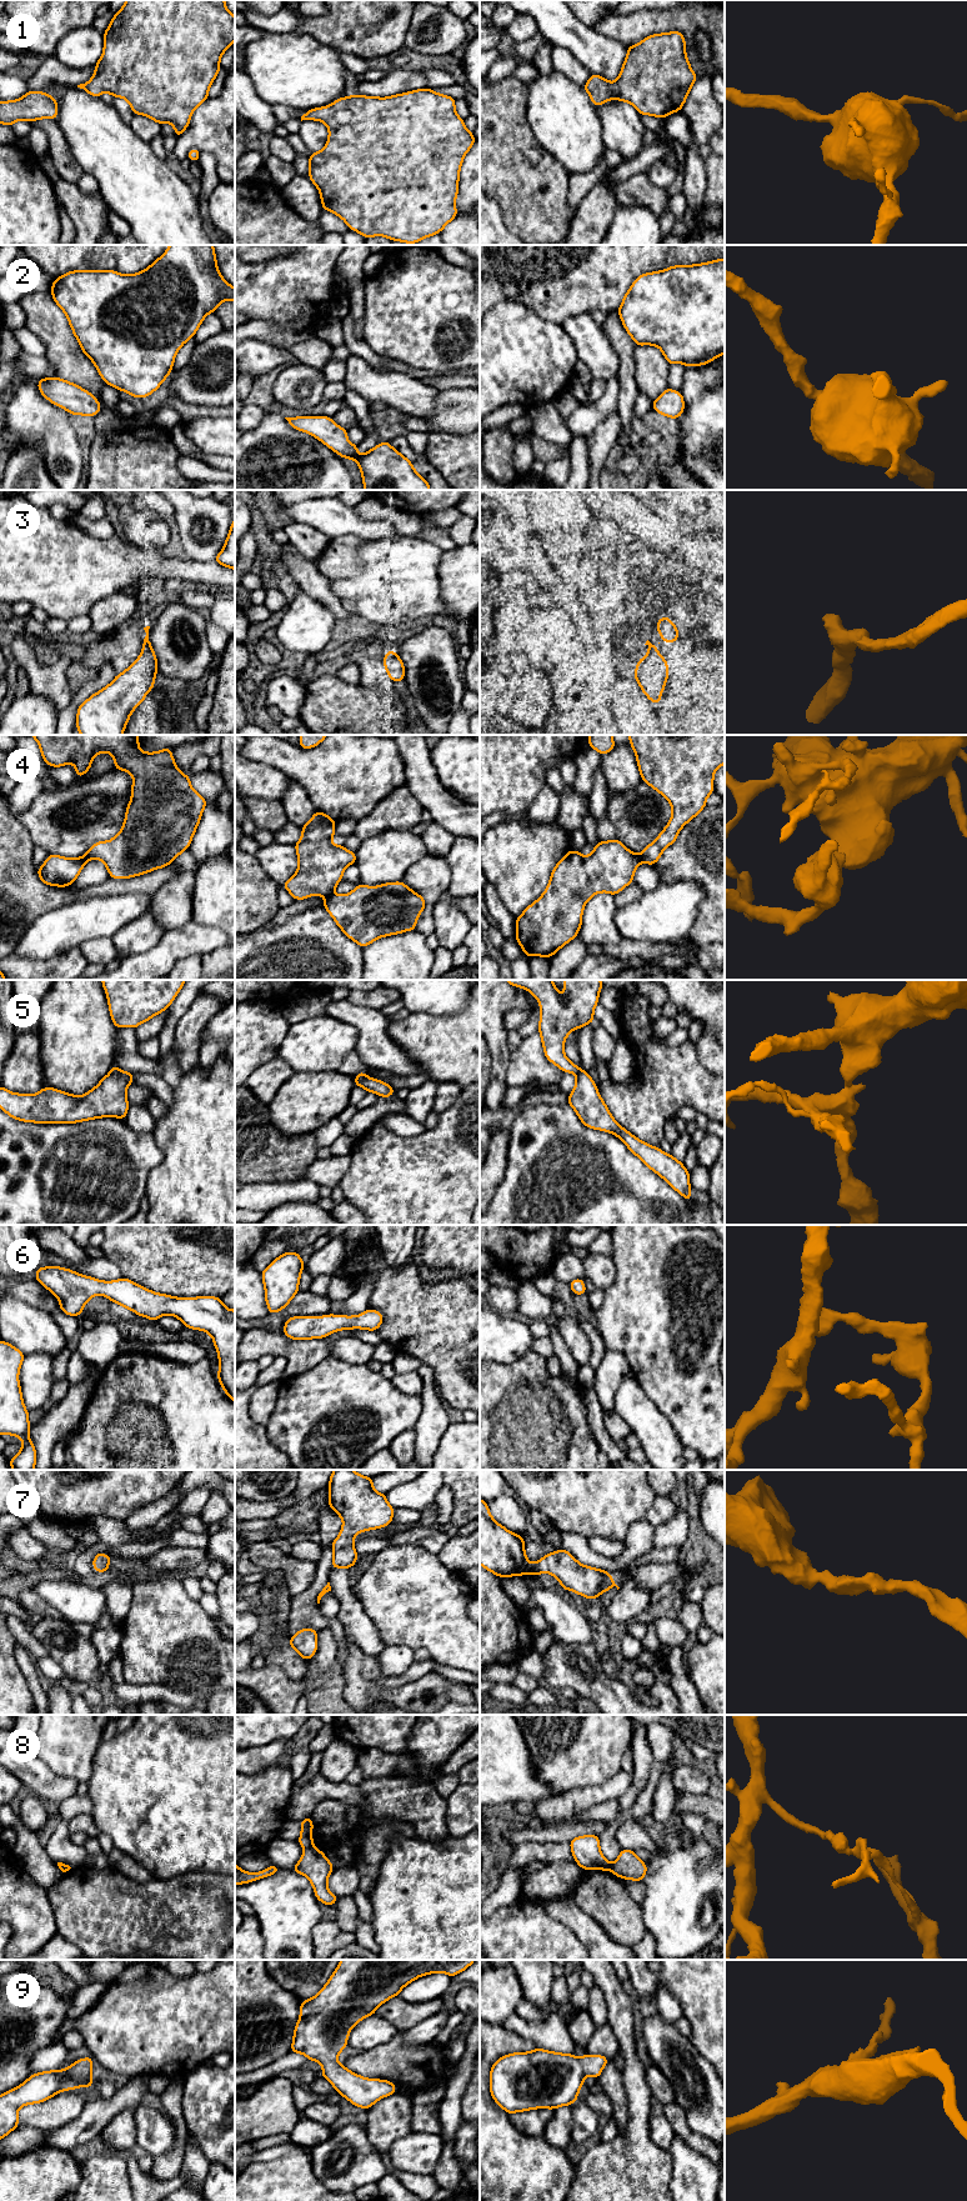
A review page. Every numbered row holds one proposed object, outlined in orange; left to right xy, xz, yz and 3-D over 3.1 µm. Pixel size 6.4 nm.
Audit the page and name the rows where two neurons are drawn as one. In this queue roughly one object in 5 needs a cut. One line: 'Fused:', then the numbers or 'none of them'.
Fused: 4, 5, 8

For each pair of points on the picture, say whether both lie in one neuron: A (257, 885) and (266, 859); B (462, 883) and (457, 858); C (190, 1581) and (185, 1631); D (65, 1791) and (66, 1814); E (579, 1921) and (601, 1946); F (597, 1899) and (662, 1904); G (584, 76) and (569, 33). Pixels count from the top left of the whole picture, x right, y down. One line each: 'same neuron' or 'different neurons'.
A: different neurons
B: same neuron
C: different neurons
D: different neurons
E: same neuron
F: different neurons
G: different neurons

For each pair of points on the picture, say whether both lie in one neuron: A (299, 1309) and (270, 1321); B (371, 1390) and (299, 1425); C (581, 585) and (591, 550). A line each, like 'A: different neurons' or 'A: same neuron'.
A: same neuron
B: same neuron
C: same neuron

